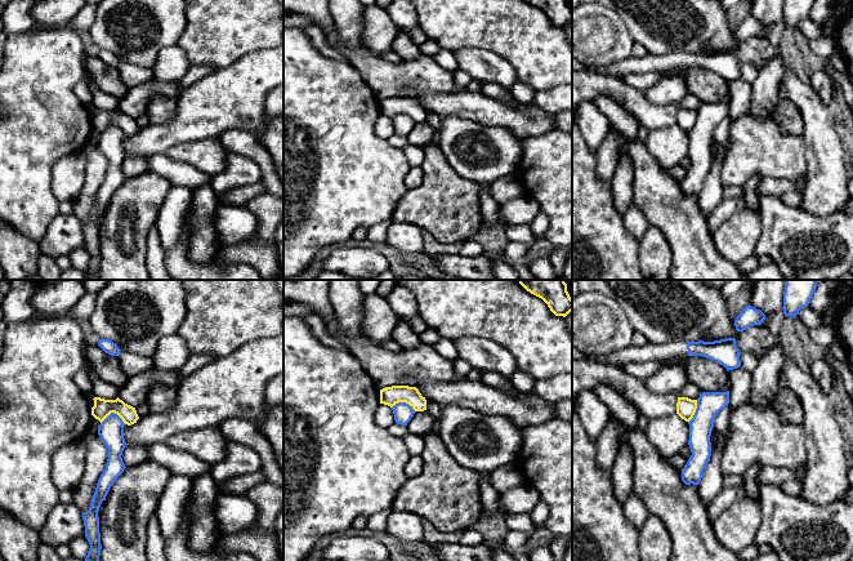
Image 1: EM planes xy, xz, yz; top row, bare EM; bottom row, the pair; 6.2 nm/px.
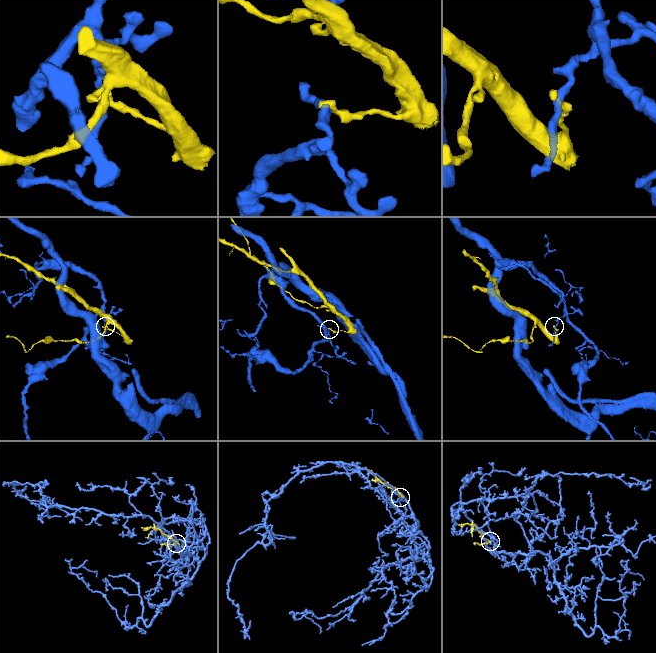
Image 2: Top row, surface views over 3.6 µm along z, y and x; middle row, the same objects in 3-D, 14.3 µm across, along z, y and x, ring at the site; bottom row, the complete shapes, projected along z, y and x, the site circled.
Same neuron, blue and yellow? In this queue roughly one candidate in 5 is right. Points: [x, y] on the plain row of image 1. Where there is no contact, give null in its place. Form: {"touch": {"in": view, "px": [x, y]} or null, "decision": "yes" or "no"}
{"touch": {"in": "xy", "px": [114, 124]}, "decision": "no"}

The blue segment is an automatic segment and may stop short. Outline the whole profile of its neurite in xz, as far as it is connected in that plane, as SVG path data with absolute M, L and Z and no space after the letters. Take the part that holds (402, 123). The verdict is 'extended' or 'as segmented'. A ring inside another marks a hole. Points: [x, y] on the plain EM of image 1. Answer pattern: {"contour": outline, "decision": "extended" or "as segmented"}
{"contour": "M398 113L393 119L394 132L397 135L407 137L414 125L416 124L412 117L406 113Z", "decision": "as segmented"}

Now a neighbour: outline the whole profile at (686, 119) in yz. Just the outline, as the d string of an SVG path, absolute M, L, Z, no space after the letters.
M678 108L676 125L685 133L689 133L693 129L696 120L697 111L691 111L688 108Z

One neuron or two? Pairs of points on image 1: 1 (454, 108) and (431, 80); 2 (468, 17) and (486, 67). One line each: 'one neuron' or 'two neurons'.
1: two neurons
2: two neurons

